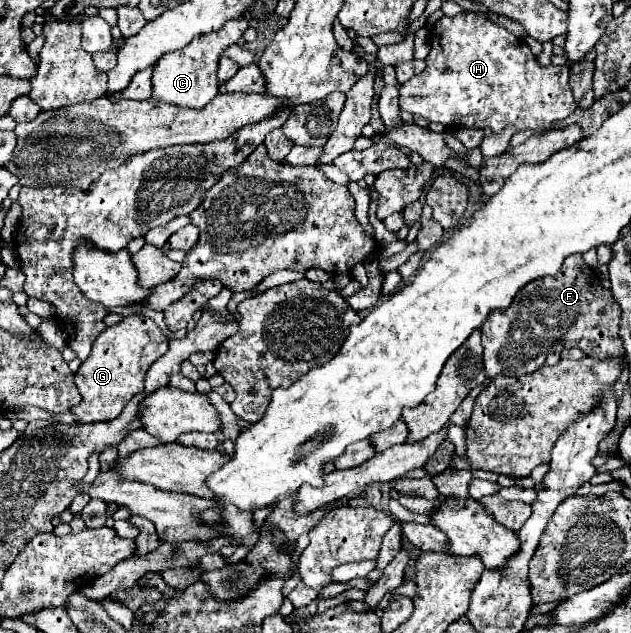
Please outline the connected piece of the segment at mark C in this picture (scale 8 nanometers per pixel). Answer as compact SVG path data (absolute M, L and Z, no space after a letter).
M245 18L231 20L219 32L199 36L193 42L189 42L185 48L161 56L153 70L153 96L151 98L159 100L159 102L181 106L181 108L195 108L195 110L203 108L219 92L217 62L221 58L221 52L227 46L235 44L247 28L249 28L249 22Z

